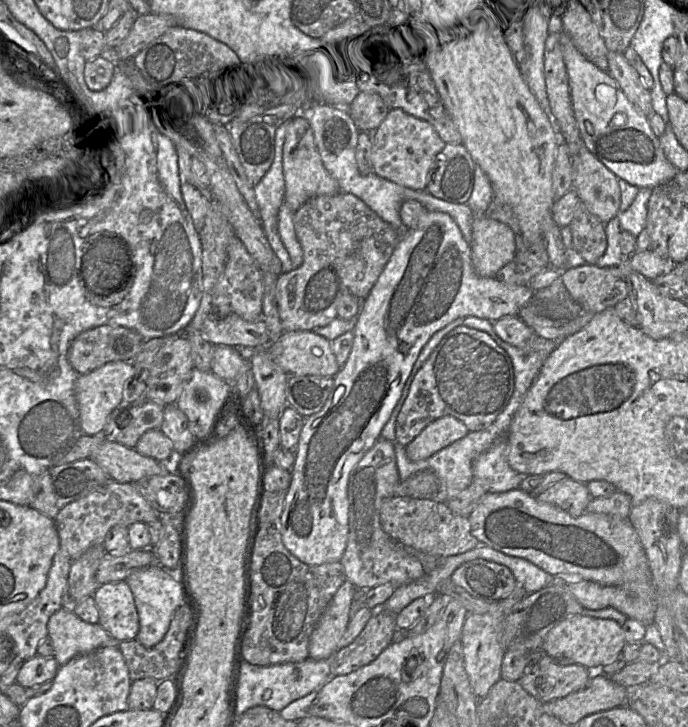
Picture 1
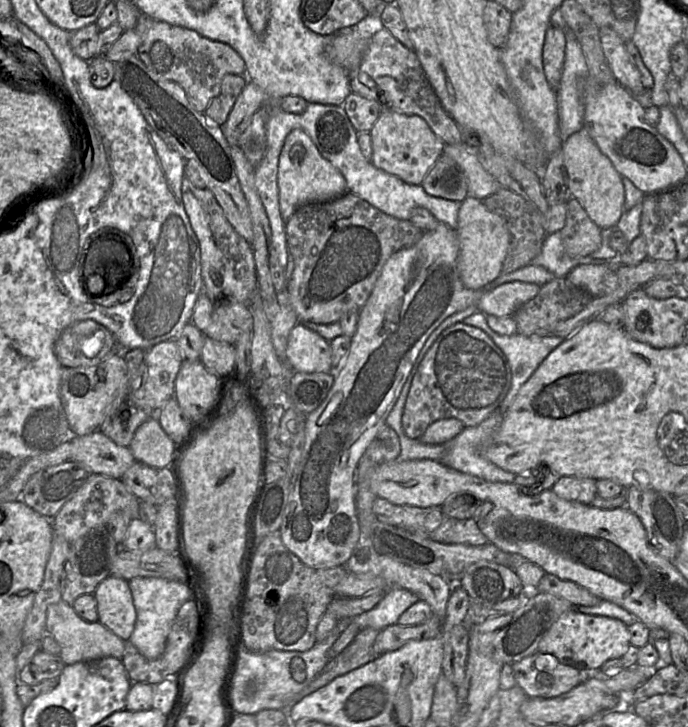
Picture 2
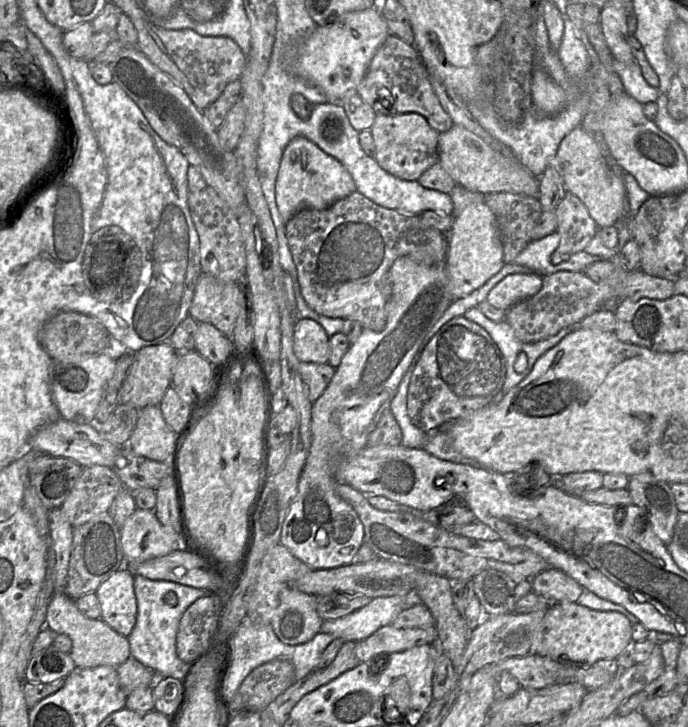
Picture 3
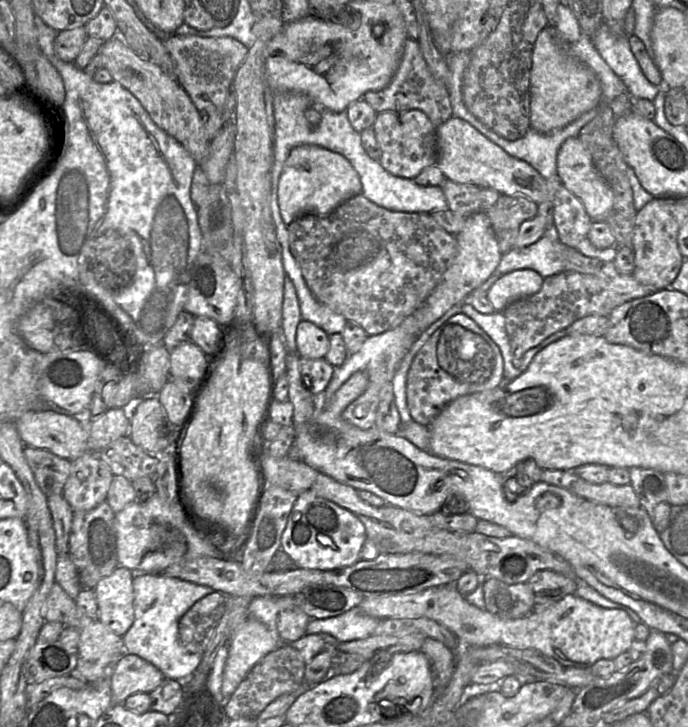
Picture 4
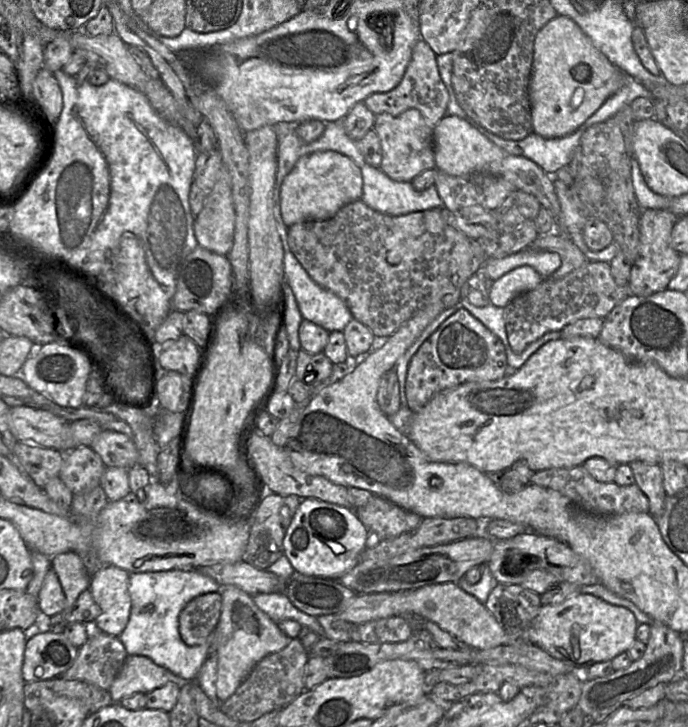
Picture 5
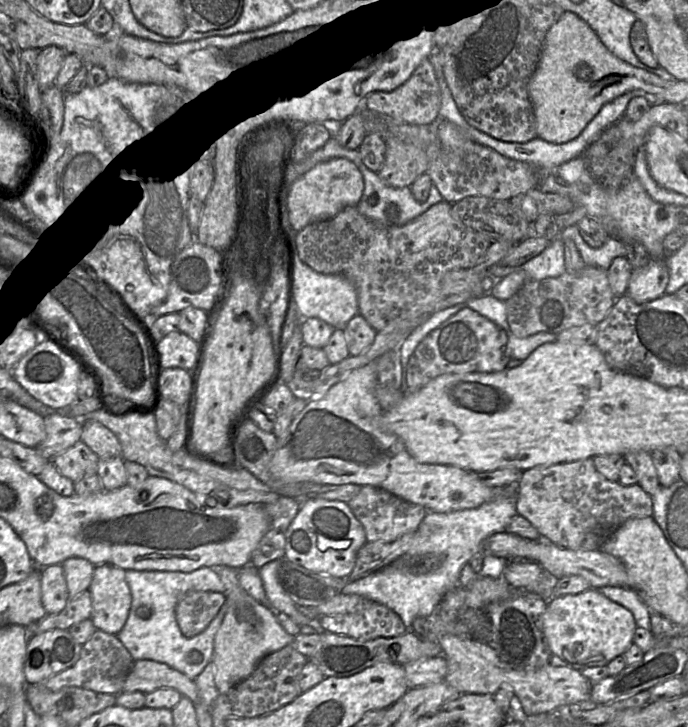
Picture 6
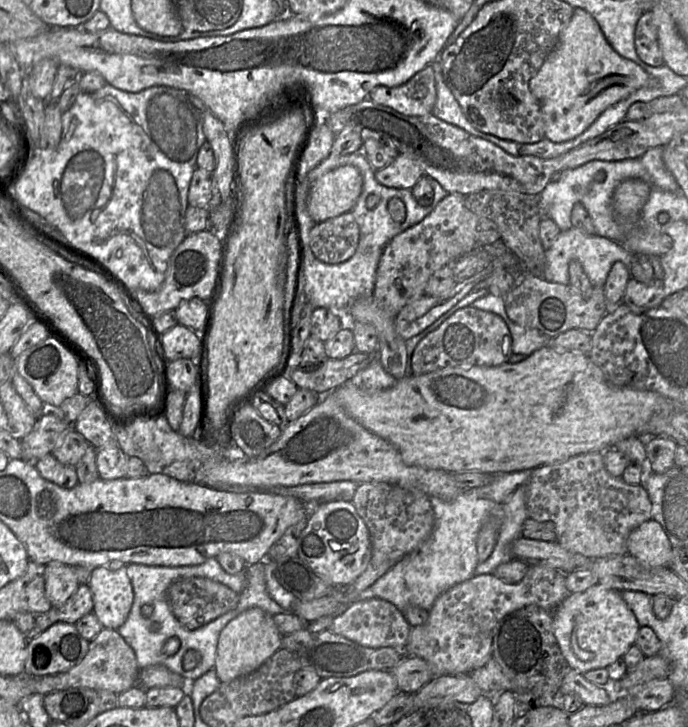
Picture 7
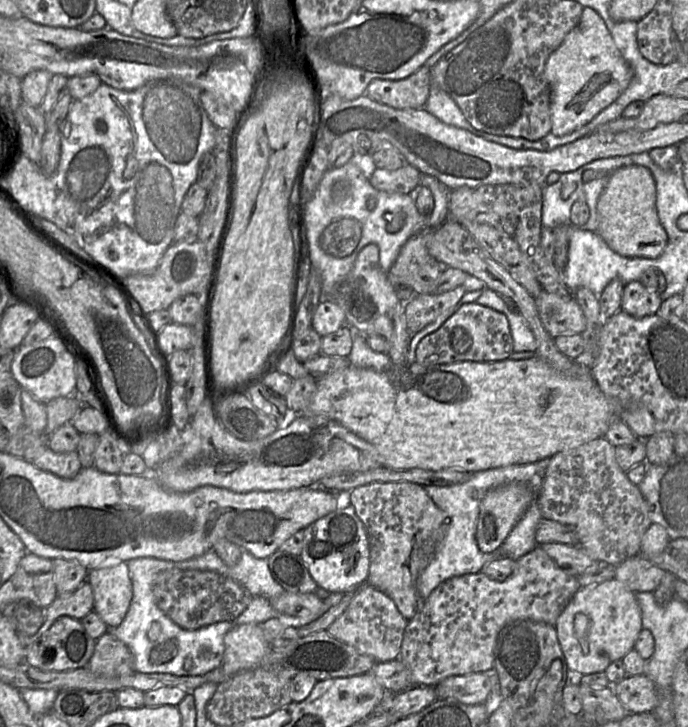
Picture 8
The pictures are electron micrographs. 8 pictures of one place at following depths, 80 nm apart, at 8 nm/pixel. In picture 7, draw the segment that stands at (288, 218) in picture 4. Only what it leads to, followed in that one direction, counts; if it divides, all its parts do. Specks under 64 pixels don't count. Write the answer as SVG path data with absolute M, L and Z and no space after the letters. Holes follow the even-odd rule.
M338 167L310 184L307 211L315 223L350 212L361 192L363 180L357 168Z

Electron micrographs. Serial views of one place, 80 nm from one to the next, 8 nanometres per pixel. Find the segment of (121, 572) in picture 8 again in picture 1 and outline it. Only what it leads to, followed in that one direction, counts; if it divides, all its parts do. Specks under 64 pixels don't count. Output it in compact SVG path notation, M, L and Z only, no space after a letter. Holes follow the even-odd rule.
M126 581L100 584L93 597L99 610L99 624L118 642L136 639L139 615Z

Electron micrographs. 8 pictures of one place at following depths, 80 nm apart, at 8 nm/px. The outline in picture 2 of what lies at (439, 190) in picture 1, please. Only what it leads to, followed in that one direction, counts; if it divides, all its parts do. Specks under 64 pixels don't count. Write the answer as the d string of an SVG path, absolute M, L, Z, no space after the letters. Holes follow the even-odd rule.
M444 153L425 175L421 186L431 196L462 202L468 196L466 176L460 165Z

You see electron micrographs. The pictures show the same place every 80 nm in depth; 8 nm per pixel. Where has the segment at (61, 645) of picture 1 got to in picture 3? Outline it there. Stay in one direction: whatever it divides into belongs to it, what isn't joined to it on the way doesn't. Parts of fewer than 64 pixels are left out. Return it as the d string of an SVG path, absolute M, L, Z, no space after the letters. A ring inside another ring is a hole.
M56 592L51 597L47 608L45 627L48 627L56 634L63 633L71 638L70 656L74 660L76 667L118 666L131 657L127 637L115 631L101 618L91 619L85 616L76 606L75 600L64 592Z

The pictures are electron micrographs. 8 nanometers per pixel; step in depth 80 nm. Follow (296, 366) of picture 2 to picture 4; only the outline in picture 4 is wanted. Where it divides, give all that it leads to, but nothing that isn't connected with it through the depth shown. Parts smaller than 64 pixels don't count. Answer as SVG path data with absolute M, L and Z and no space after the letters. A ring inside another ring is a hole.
M302 319L297 326L296 344L301 358L325 358L330 346L330 336L314 323Z

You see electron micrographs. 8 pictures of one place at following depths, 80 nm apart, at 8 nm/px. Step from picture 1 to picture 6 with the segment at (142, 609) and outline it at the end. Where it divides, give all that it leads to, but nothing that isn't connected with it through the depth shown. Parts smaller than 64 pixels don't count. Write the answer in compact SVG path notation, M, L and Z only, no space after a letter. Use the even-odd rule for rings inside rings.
M202 567L192 572L128 570L126 581L131 591L132 604L124 627L117 634L121 642L135 661L154 660L165 663L189 679L195 680L213 661L215 636L226 615L227 605L225 602L209 626L192 638L182 634L176 619L176 606L181 597L189 591L213 591L225 594L225 585L219 575L210 567ZM141 606L151 608L152 616L149 619L138 617L137 609ZM192 650L202 654L203 658L199 664L187 662L187 655Z

